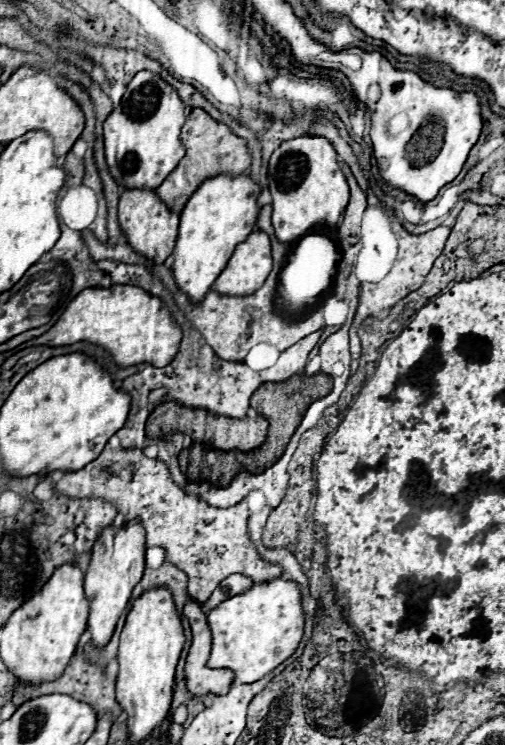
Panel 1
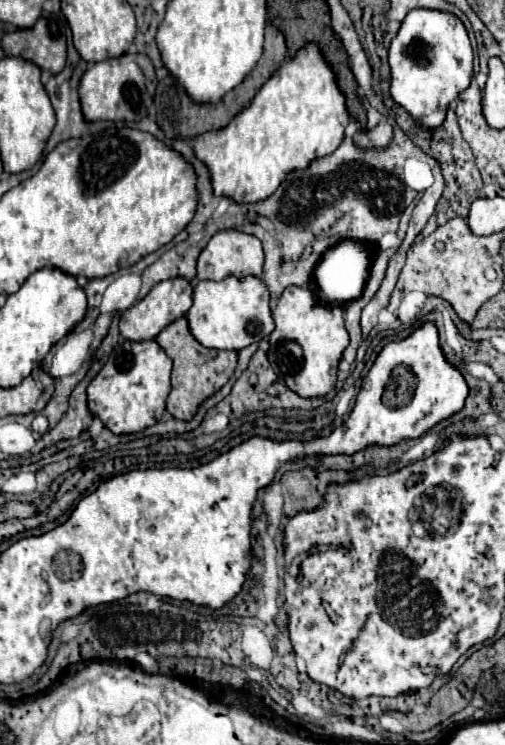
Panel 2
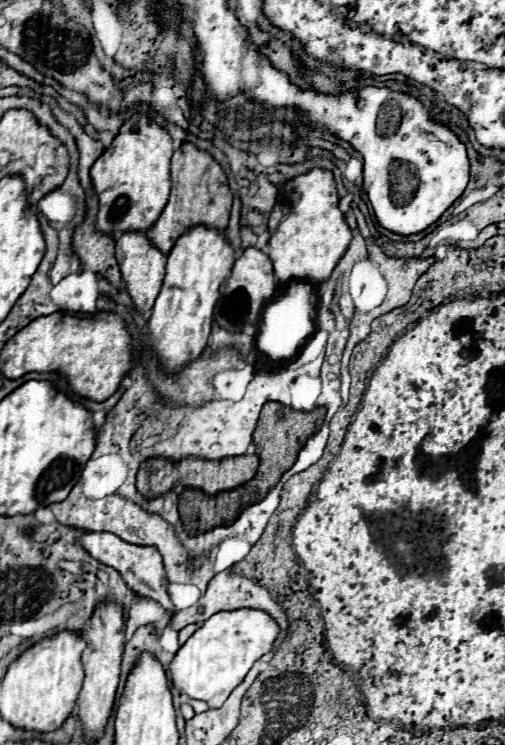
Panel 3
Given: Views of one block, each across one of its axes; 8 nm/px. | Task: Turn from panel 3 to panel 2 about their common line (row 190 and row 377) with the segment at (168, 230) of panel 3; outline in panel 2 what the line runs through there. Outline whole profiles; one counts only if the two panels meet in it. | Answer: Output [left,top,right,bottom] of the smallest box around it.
[156,318,238,420]

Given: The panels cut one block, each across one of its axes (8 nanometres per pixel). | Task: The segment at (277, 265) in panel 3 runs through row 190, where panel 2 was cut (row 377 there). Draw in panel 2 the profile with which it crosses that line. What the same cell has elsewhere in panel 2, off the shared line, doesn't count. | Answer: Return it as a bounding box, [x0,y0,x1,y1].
[268,286,348,398]

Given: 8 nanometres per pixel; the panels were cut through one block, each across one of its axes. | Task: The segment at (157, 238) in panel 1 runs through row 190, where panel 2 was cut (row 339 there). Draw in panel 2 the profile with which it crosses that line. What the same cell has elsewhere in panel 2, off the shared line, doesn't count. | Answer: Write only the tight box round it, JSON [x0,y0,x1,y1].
[120,278,192,342]

